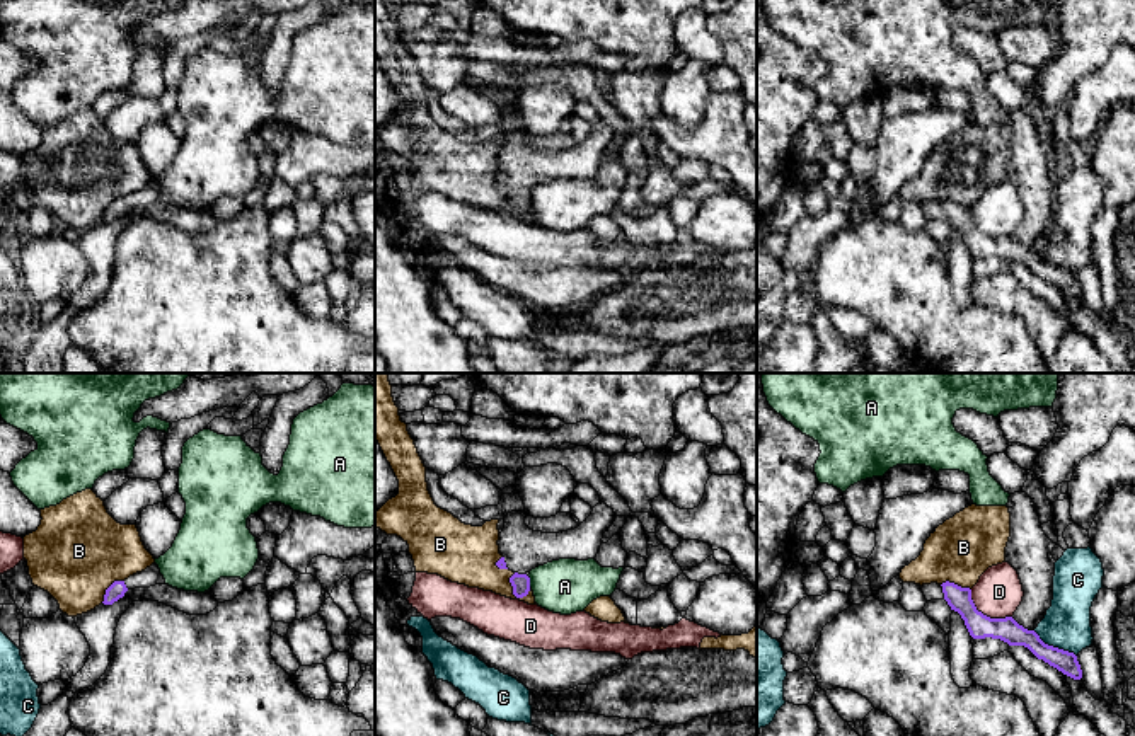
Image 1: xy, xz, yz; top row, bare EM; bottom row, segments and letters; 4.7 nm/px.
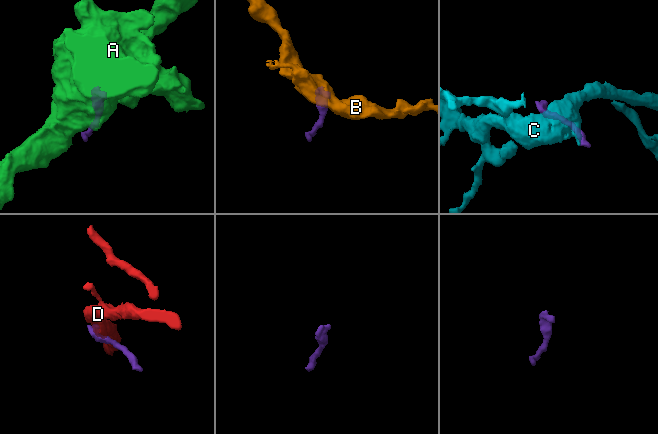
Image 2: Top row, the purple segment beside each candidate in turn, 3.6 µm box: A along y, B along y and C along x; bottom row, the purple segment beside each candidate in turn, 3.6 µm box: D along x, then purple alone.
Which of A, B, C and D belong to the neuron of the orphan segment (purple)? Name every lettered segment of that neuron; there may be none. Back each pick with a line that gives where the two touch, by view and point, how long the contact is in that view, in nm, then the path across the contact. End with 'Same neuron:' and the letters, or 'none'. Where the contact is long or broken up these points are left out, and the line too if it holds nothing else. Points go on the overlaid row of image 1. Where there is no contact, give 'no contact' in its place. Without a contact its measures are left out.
Same neuron: none

